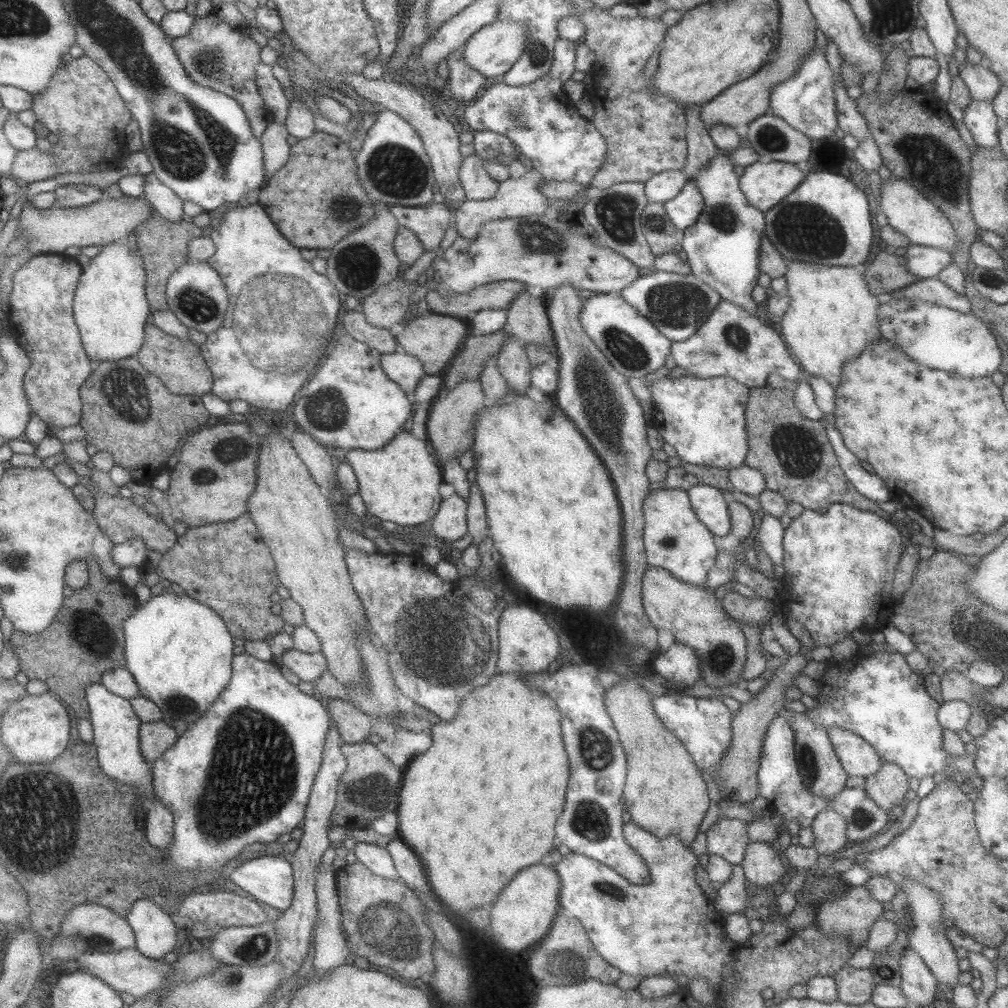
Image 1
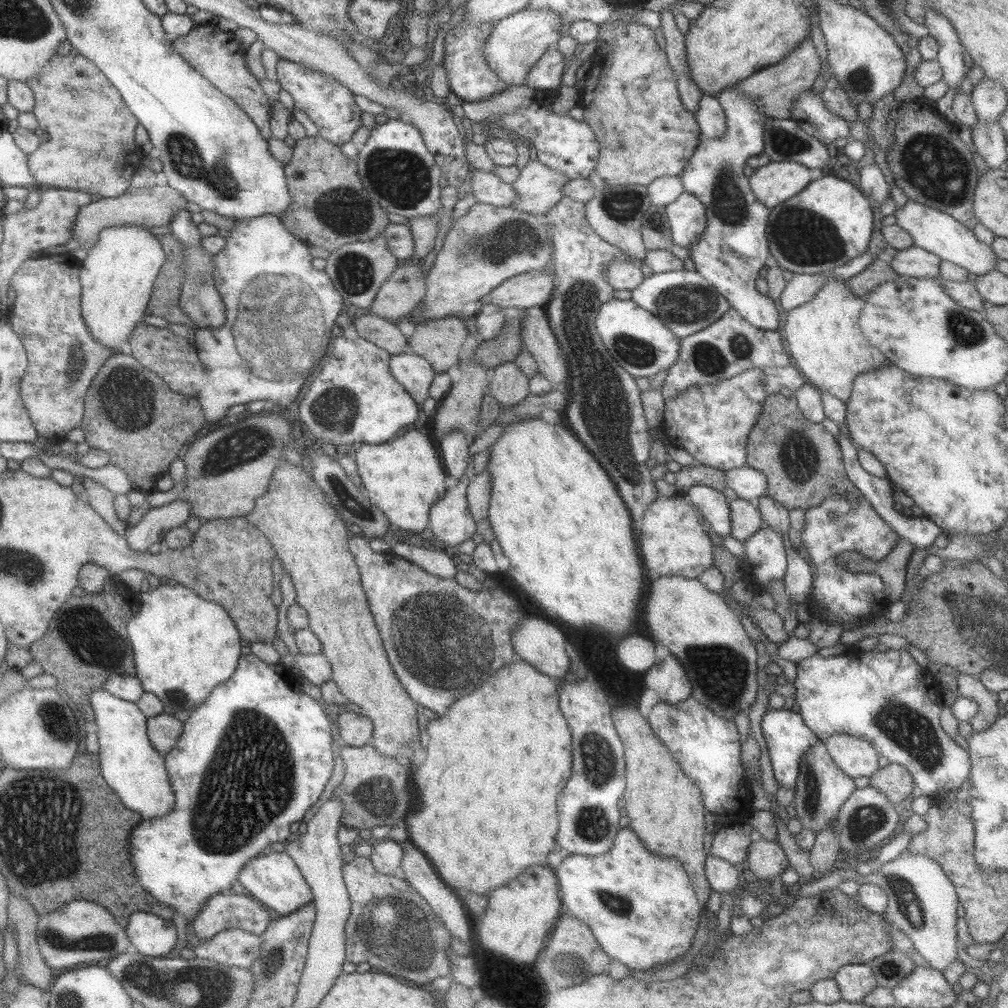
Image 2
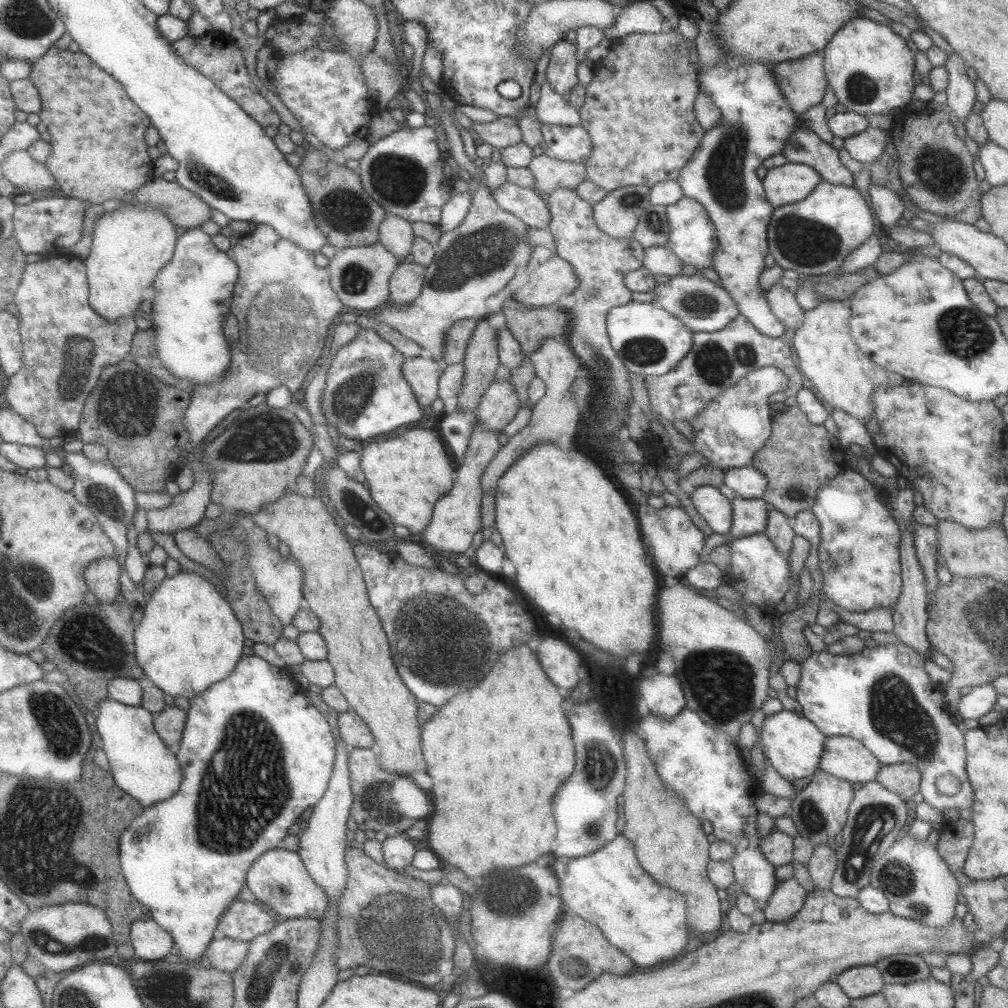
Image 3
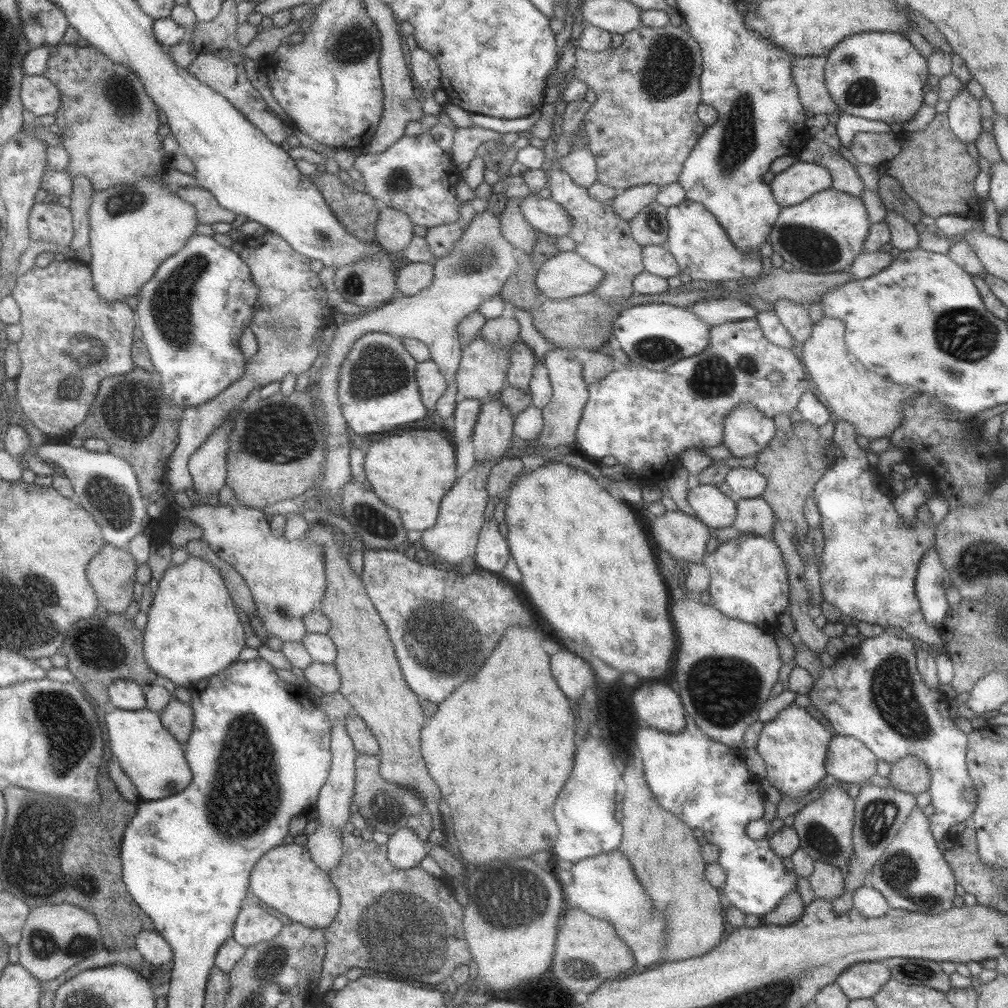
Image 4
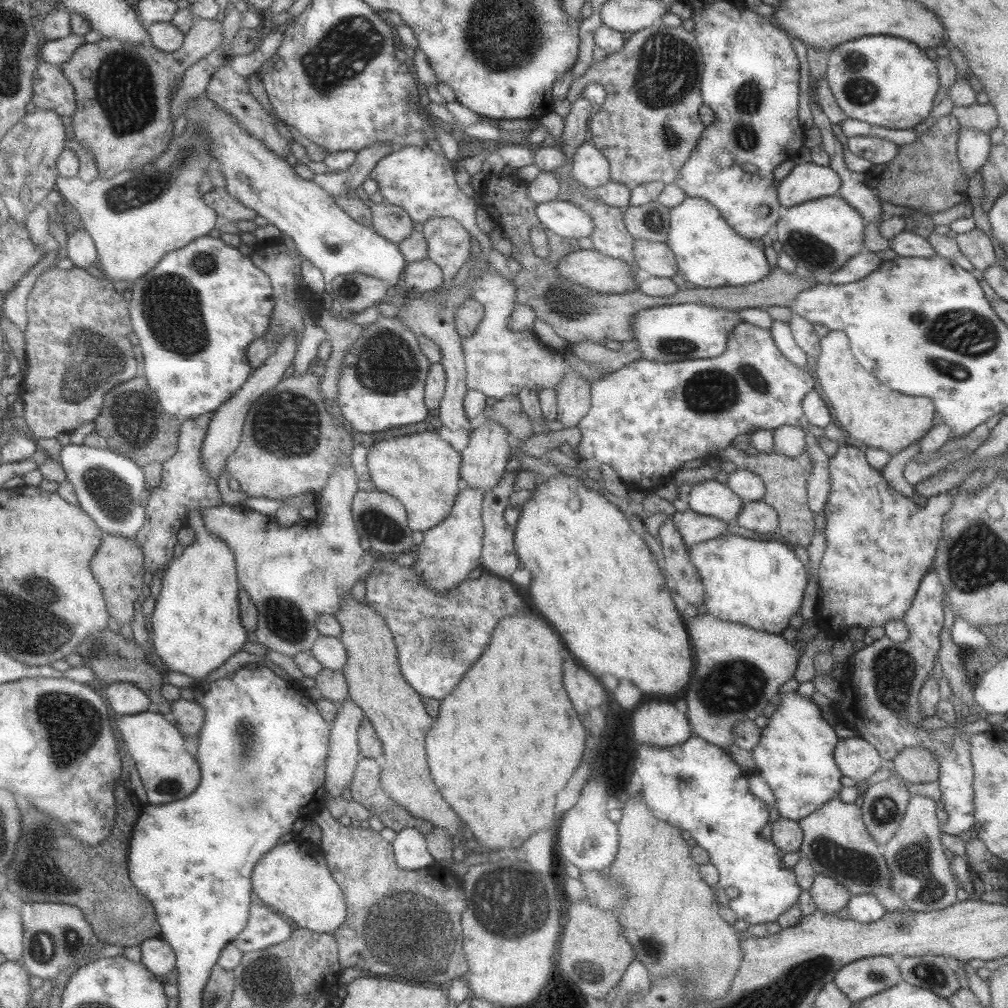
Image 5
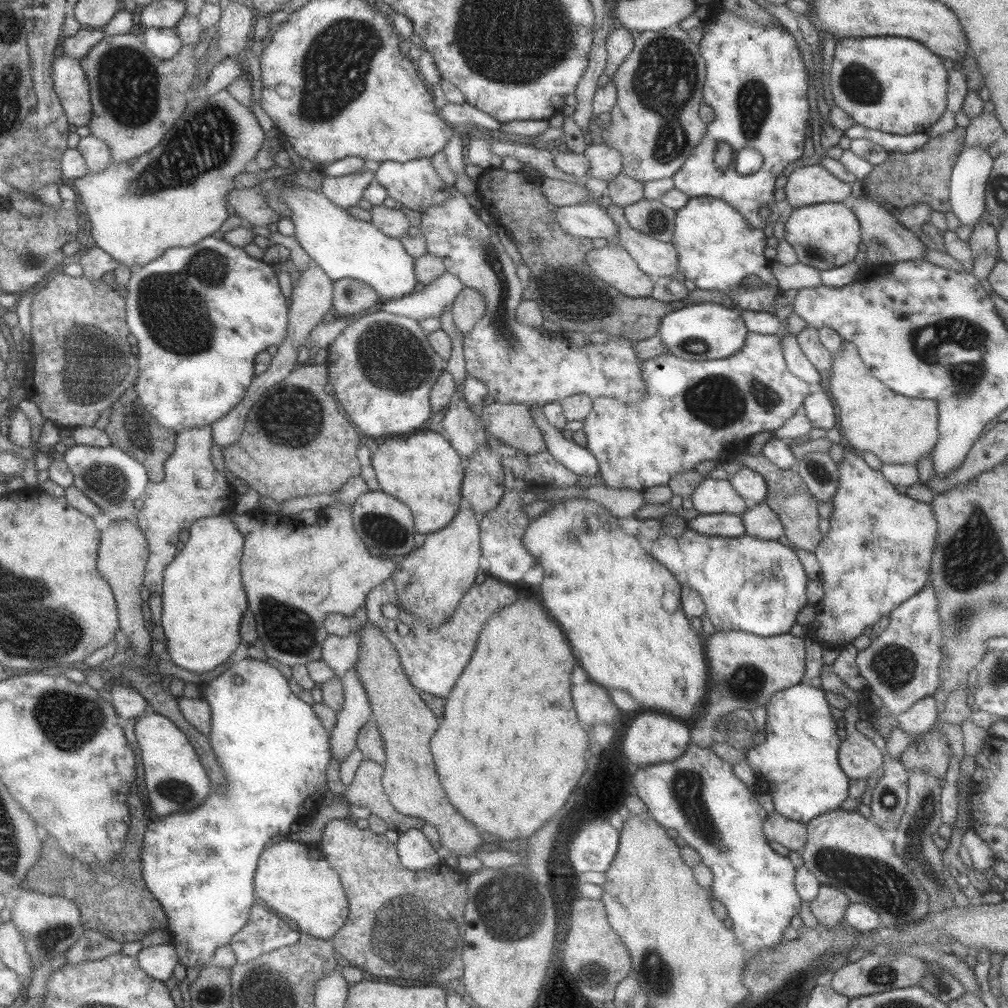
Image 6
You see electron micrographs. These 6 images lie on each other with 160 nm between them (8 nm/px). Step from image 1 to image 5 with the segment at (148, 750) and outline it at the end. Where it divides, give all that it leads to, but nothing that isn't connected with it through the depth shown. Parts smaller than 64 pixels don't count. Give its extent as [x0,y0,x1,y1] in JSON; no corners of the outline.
[165,698,205,738]

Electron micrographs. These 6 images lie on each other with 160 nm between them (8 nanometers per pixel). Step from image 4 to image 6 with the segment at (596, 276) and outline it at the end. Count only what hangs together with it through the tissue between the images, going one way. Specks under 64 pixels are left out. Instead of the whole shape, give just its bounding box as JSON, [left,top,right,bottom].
[585,246,654,298]

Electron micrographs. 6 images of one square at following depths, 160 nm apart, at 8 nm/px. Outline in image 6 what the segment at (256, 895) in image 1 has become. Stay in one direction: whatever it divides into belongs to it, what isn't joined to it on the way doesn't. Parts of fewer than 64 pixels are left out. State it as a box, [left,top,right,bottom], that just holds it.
[256,840,349,940]

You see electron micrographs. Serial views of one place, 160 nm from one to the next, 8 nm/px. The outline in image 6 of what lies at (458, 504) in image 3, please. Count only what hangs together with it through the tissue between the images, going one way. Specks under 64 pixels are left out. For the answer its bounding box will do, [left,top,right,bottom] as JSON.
[391,503,481,625]

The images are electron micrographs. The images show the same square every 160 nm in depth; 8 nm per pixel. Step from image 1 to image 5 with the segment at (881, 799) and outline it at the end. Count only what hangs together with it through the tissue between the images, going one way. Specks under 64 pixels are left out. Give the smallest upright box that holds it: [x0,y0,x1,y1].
[891,746,939,782]

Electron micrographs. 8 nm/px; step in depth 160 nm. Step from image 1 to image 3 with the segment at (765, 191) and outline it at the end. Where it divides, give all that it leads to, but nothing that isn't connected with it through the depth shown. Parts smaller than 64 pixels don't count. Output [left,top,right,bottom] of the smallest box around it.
[762,162,822,206]

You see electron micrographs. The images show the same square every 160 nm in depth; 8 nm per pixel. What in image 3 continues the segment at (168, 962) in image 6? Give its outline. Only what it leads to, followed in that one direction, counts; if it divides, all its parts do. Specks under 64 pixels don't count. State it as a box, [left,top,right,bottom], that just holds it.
[130,917,175,961]

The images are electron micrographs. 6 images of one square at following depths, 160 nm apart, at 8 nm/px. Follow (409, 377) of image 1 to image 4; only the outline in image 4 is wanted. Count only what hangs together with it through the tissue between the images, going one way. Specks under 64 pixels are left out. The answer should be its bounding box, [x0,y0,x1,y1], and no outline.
[415,359,447,409]

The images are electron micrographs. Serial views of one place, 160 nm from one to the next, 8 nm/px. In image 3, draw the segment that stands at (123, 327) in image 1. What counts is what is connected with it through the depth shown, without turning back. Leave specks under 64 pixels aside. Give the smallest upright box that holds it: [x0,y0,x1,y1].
[85,193,177,322]

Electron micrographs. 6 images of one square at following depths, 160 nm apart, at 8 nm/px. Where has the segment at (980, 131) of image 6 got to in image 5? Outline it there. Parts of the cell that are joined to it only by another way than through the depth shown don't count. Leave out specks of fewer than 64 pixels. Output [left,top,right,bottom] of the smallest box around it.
[950,103,999,134]

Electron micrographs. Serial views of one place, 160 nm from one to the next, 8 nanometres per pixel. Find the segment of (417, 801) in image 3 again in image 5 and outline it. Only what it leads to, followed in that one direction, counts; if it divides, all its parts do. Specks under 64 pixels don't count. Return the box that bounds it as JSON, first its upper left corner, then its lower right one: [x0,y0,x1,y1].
[350,757,435,835]

